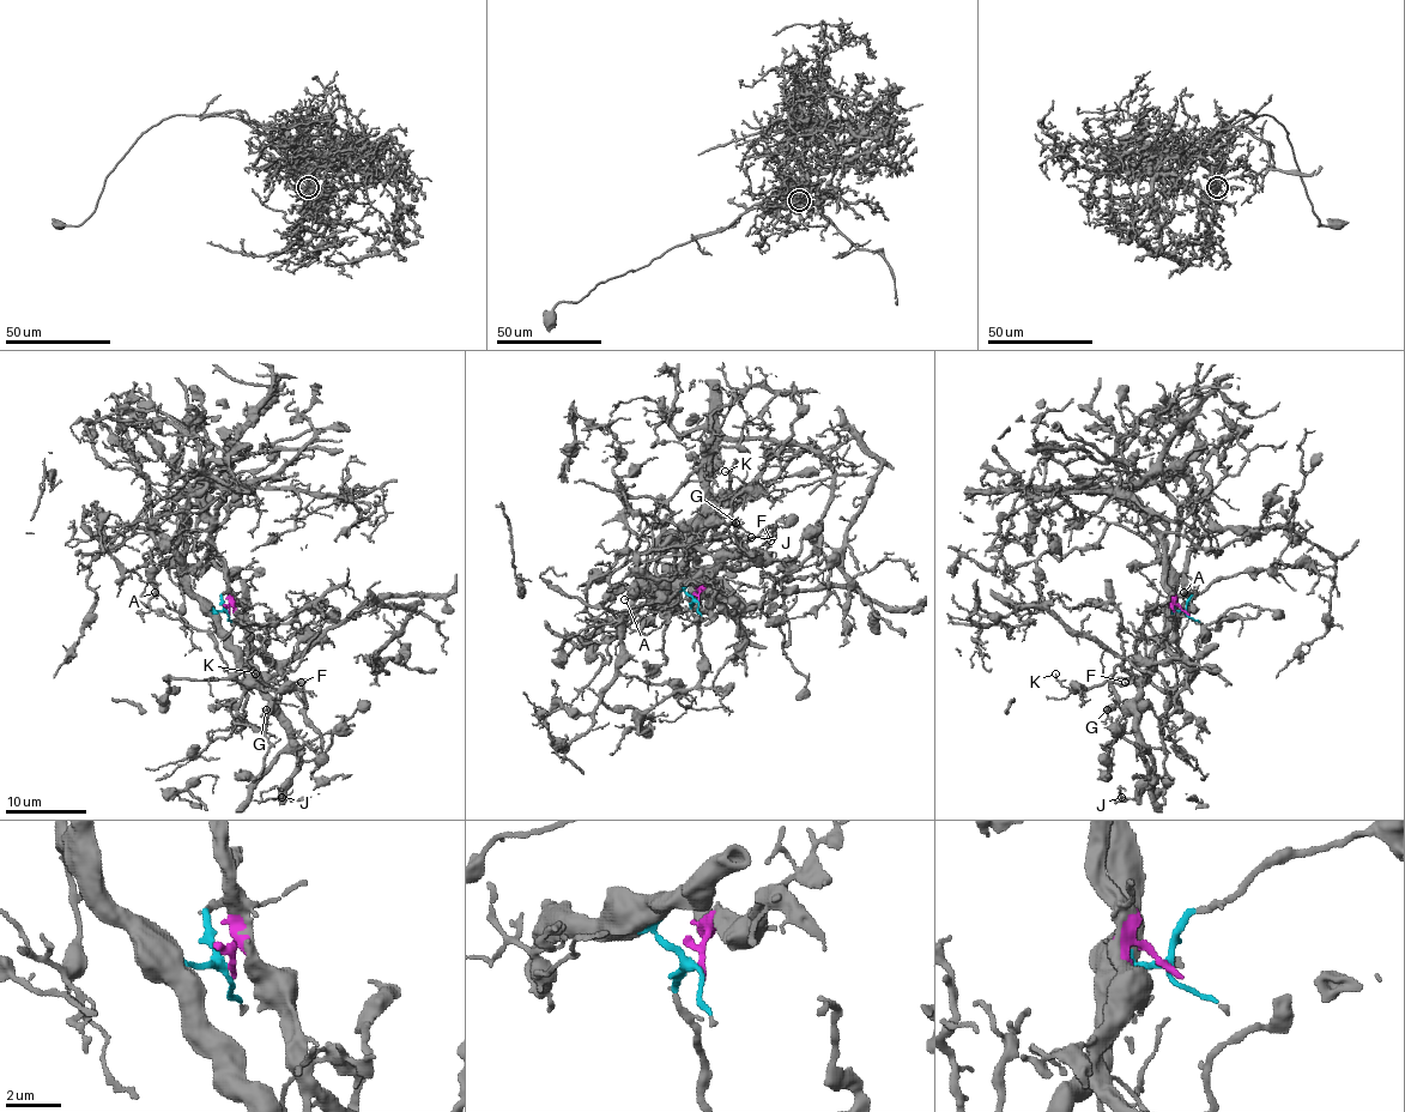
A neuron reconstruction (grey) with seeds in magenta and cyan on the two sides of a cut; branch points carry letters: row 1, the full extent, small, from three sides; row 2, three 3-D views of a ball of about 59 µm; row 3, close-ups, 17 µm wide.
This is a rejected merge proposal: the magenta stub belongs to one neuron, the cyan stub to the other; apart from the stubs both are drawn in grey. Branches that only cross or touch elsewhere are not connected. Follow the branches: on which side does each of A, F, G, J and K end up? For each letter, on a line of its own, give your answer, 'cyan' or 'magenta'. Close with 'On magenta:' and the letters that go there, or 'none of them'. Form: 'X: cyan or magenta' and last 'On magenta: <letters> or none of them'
A: cyan
F: cyan
G: cyan
J: cyan
K: cyan
On magenta: none of them

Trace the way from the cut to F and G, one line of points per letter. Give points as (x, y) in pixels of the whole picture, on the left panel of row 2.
F: (226, 611), (215, 611), (225, 644), (259, 682), (294, 687), (300, 682)
G: (226, 611), (215, 611), (225, 644), (235, 653), (235, 666), (267, 700), (266, 727), (266, 708)

